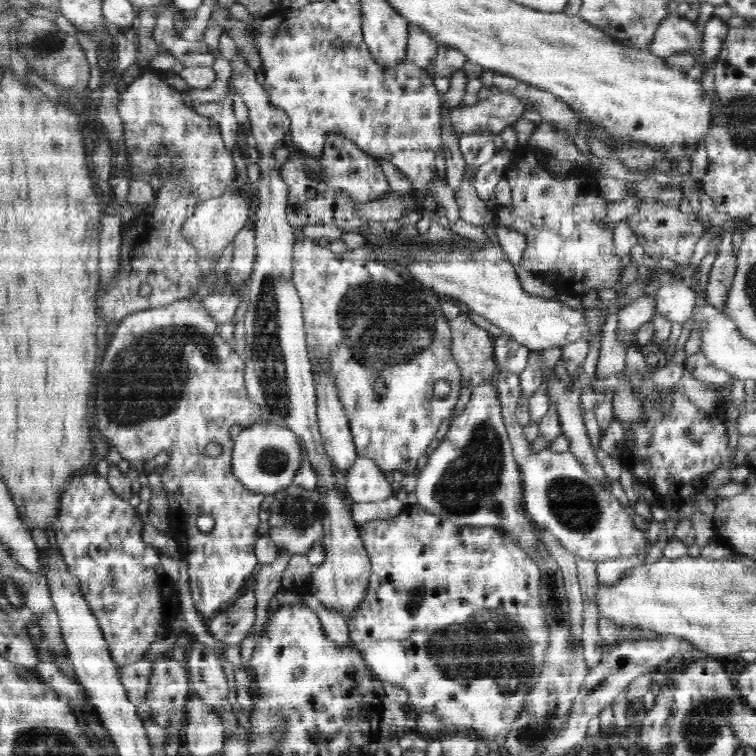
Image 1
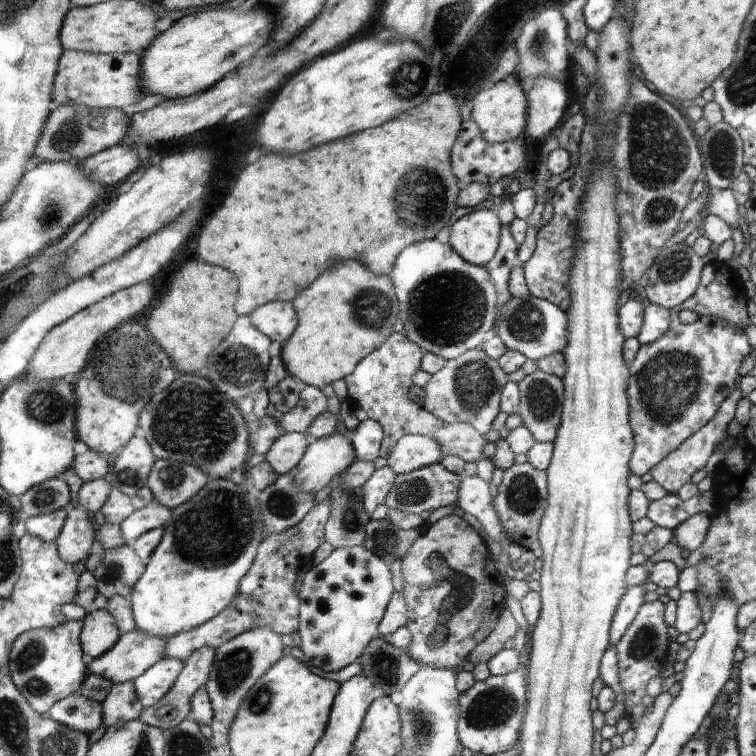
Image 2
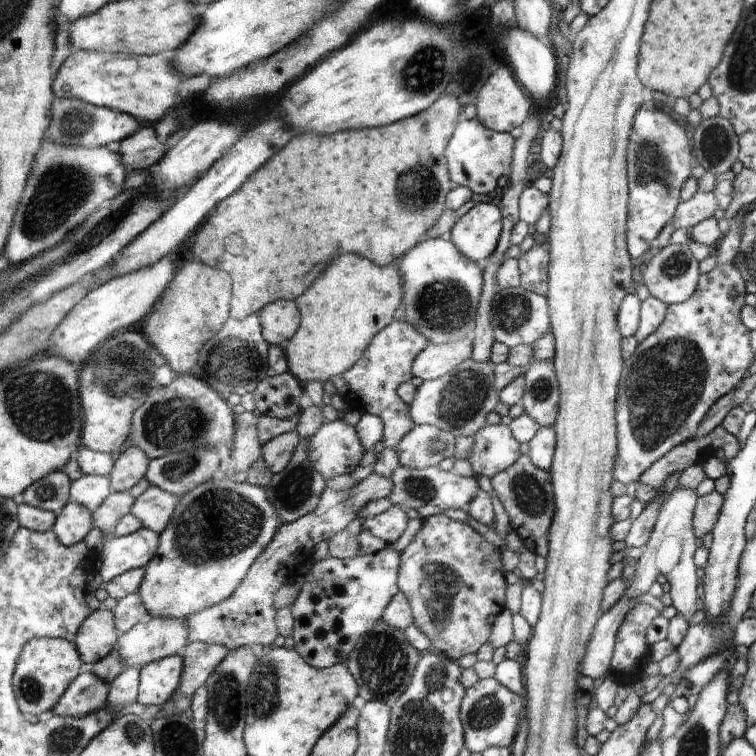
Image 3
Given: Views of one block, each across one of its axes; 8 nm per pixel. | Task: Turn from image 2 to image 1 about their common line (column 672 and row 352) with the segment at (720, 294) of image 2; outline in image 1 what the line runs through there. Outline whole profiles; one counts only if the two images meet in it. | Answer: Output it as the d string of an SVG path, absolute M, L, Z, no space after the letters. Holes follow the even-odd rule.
M296 239L292 282L303 308L305 339L313 374L317 374L316 361L326 361L330 365L357 454L374 459L383 472L398 470L404 475L412 475L417 470L418 460L434 442L442 420L452 414L460 396L461 374L452 358L452 329L442 304L438 304L436 296L426 294L424 290L418 292L407 276L400 278L392 264L384 264L384 260L352 264L352 260L334 256L334 252L320 246L316 239ZM377 378L384 379L384 396L375 396L373 384ZM438 380L447 380L450 384L446 398L438 399L434 395L434 384Z

